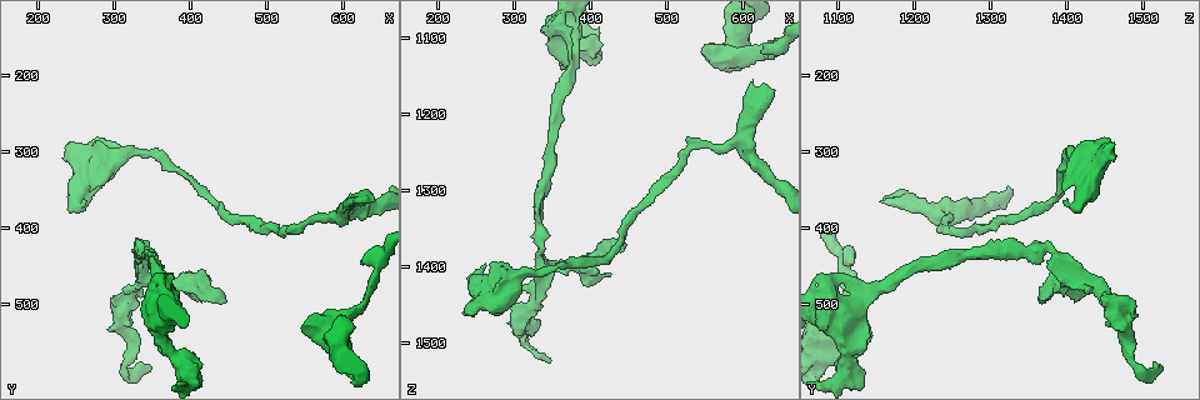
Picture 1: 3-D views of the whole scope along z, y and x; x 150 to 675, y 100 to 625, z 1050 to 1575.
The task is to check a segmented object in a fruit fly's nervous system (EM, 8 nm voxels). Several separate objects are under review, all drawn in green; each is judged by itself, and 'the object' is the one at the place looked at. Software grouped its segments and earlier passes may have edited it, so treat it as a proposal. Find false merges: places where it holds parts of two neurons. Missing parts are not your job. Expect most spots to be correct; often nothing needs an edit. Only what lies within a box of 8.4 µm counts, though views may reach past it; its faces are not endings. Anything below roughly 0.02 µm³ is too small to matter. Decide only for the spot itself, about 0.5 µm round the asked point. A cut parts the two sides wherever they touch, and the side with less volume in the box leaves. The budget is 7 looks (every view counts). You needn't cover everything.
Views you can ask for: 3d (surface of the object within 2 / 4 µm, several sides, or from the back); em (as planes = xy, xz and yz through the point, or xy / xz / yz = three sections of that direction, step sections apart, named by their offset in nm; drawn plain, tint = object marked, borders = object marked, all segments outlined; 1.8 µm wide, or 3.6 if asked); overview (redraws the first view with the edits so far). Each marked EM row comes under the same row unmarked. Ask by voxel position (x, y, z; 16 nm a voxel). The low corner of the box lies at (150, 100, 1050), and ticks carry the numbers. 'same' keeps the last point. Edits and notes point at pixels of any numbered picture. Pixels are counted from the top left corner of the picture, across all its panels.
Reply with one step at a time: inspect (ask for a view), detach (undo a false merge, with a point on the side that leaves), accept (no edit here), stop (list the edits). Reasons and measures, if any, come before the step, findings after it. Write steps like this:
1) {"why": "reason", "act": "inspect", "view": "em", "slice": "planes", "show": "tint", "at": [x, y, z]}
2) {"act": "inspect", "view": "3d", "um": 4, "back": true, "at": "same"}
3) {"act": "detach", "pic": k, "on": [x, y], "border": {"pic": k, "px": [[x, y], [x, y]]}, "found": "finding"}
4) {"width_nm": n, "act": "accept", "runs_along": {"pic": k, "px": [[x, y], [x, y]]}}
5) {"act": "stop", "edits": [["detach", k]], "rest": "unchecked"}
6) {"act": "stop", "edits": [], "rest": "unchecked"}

{"why": "narrows sharply", "act": "inspect", "view": "em", "slice": "xz", "step": 4, "show": "borders", "at": [335, 445, 1400]}

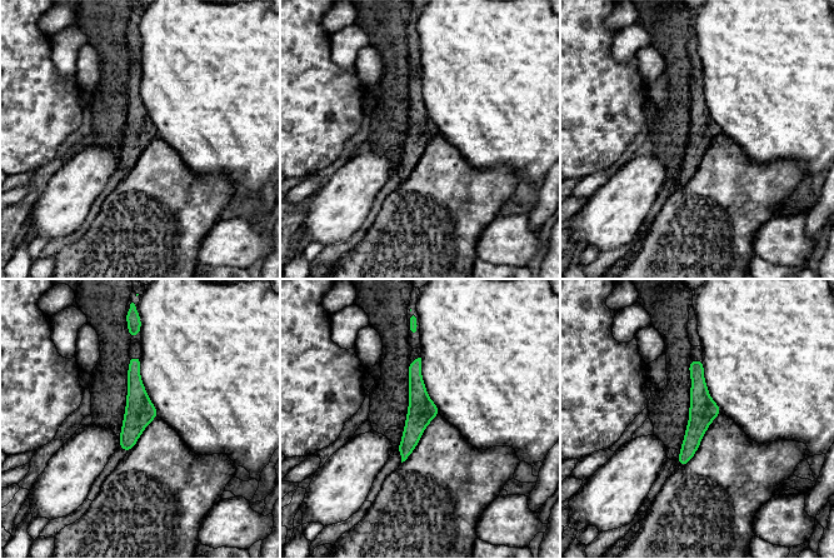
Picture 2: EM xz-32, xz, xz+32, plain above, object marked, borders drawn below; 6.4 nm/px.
{"why": "cut it another way", "act": "inspect", "view": "em", "slice": "planes", "show": "borders", "at": "same"}

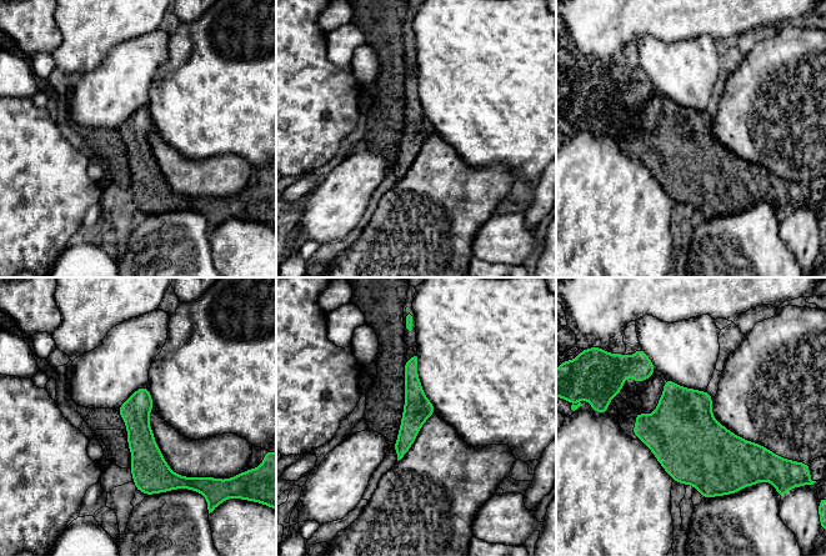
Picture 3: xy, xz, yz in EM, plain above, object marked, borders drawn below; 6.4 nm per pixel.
{"act": "accept", "runs_along": {"pic": 3, "px": [[144, 389], [140, 440], [155, 490]]}, "found": "all the same neuron"}

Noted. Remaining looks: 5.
{"why": "looks like a crossing", "act": "inspect", "view": "3d", "um": 2, "at": [285, 325, 1415]}

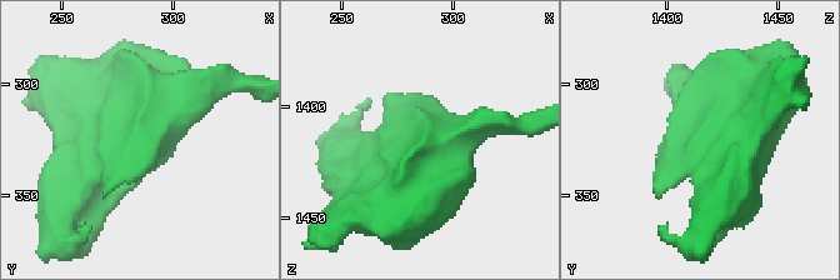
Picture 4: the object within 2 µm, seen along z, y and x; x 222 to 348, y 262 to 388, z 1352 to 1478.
{"act": "inspect", "view": "em", "slice": "planes", "show": "tint", "at": [286, 323, 1414]}

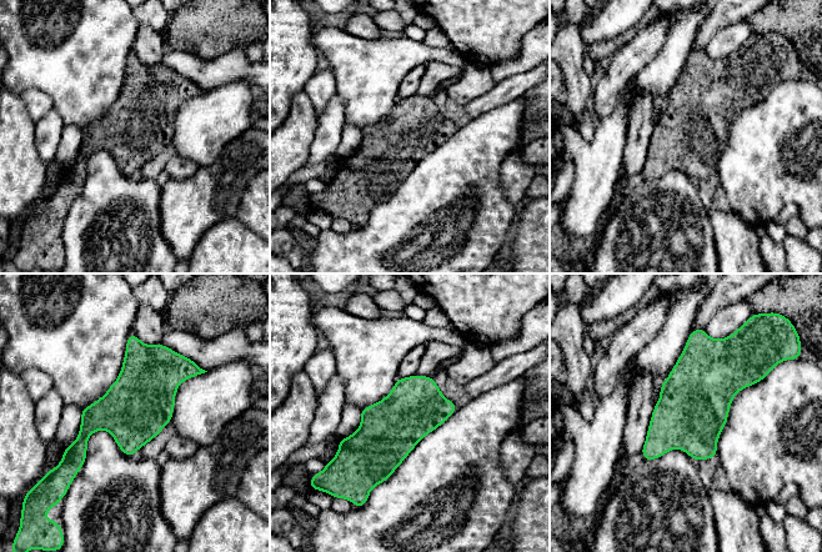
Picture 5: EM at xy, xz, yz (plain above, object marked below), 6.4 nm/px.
{"act": "accept", "found": "one neuron here"}

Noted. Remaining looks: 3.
{"why": "thick turns thin", "act": "inspect", "view": "em", "slice": "planes", "show": "tint", "at": [360, 535, 1105]}

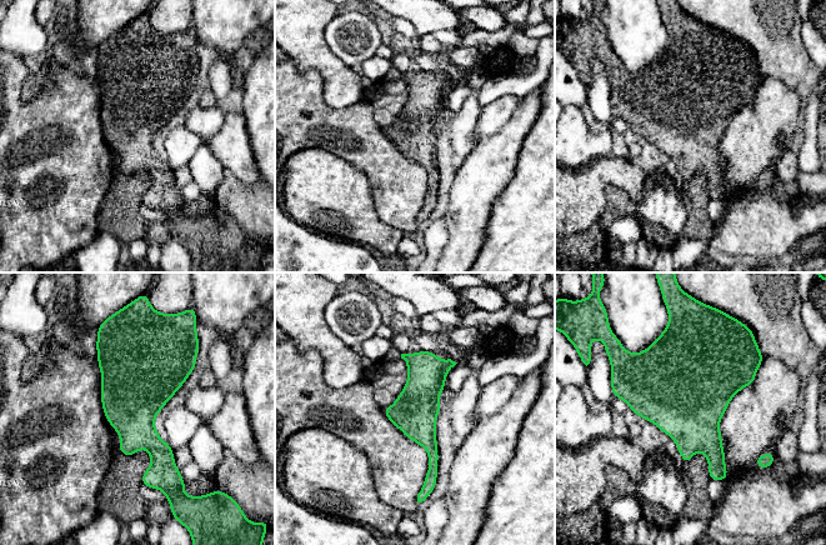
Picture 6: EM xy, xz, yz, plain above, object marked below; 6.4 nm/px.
{"act": "accept", "runs_along": {"pic": 6, "px": [[421, 354], [429, 486]]}, "found": "one neuron here"}

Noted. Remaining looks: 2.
{"act": "stop", "edits": [], "rest": "unchecked"}

